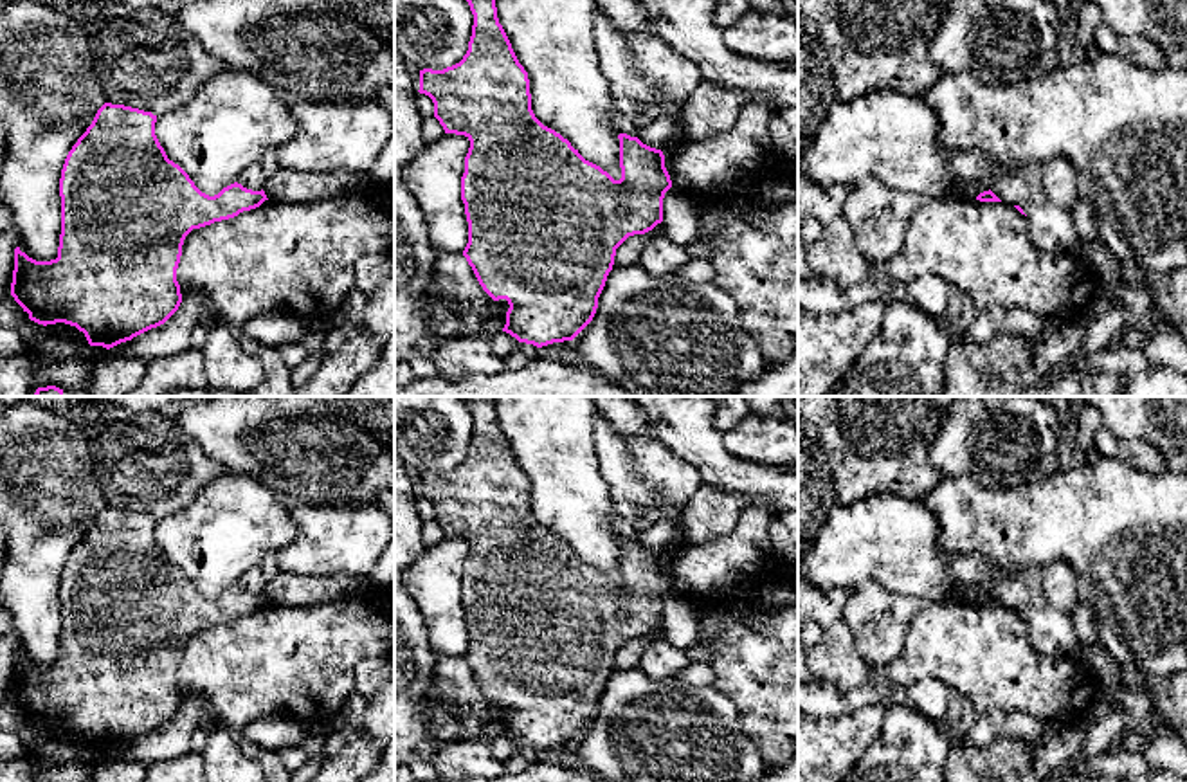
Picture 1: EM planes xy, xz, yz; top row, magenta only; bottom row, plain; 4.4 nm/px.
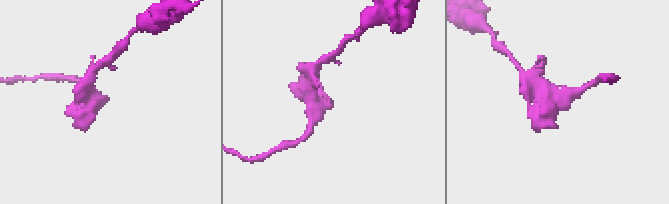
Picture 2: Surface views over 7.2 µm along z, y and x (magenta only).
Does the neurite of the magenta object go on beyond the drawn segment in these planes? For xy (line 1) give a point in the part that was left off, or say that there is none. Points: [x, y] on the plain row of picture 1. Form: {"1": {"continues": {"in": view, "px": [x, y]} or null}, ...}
{"1": {"continues": null}}

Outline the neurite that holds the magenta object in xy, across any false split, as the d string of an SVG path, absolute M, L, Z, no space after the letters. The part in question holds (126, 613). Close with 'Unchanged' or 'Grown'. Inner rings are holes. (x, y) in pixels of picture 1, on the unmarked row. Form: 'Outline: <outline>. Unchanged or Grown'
Outline: M104 506L68 555L61 582L61 638L58 661L36 665L14 652L11 699L38 728L65 726L106 753L164 728L180 710L177 672L193 632L259 611L265 595L234 586L218 598L202 596L168 562L155 539L157 519Z. Unchanged

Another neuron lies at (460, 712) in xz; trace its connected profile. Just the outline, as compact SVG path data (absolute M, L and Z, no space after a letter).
M439 658L429 690L427 724L432 737L441 744L470 742L481 737L495 737L506 728L510 712L506 703L494 705L479 688L472 670L463 658Z

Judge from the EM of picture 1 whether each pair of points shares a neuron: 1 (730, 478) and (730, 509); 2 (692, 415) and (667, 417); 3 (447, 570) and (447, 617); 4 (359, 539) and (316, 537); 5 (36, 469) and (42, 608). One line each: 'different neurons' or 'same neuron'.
1: different neurons
2: same neuron
3: same neuron
4: same neuron
5: same neuron

